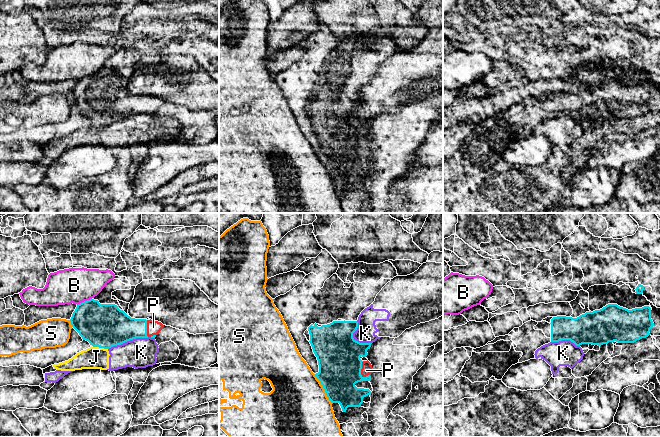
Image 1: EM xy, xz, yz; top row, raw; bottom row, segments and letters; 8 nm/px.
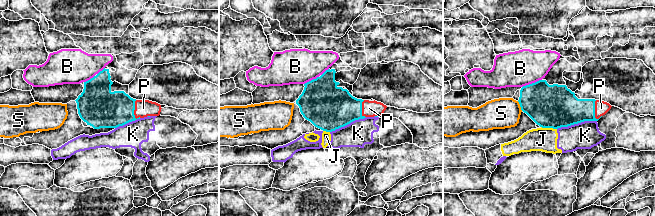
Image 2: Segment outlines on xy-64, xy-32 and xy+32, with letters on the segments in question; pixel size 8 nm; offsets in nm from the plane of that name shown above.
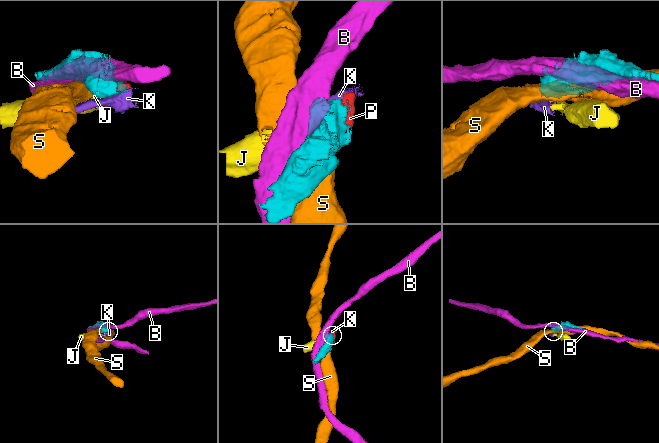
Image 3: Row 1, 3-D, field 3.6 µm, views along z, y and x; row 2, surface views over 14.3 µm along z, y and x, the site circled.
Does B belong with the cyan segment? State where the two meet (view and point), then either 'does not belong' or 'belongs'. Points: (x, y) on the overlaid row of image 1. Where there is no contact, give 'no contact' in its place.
meets cyan in xy at (84, 301); does not belong

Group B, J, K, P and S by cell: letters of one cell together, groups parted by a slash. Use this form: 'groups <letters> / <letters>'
groups B / J K / P / S

